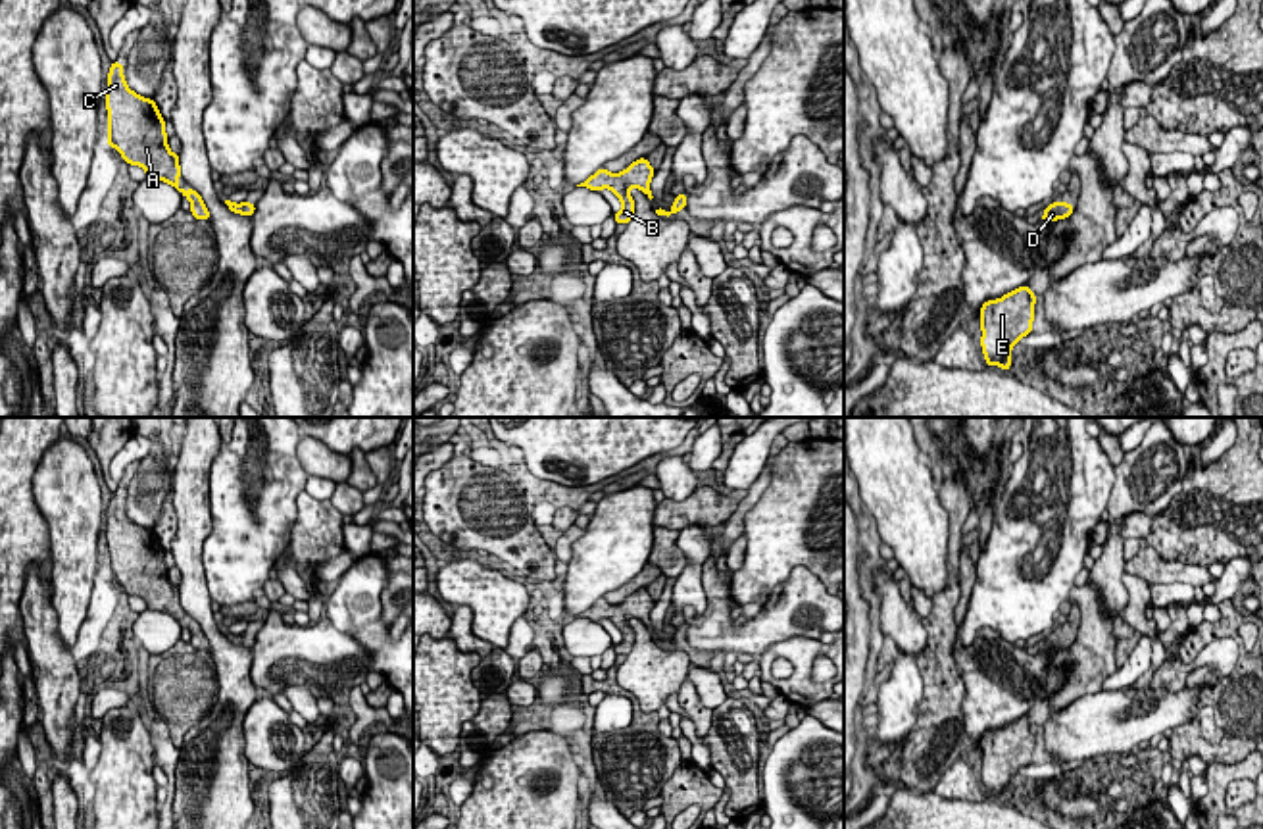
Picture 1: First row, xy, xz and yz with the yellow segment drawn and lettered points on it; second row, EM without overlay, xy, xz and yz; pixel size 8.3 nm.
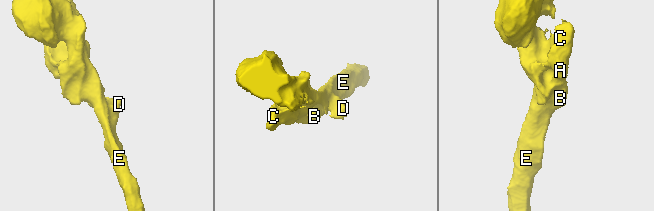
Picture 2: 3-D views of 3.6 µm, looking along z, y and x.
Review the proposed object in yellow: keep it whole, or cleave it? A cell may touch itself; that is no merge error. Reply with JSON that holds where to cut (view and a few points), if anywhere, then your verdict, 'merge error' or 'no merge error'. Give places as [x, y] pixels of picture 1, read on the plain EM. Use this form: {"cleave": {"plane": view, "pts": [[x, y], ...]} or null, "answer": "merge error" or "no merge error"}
{"cleave": null, "answer": "no merge error"}

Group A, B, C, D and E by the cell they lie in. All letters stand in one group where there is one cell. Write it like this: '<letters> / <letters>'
A B C D E

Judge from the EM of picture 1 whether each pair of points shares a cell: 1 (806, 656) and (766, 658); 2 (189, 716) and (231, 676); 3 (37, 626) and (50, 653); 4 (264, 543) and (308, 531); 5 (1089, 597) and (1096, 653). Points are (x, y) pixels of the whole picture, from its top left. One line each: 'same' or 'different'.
1: same
2: different
3: same
4: different
5: same

